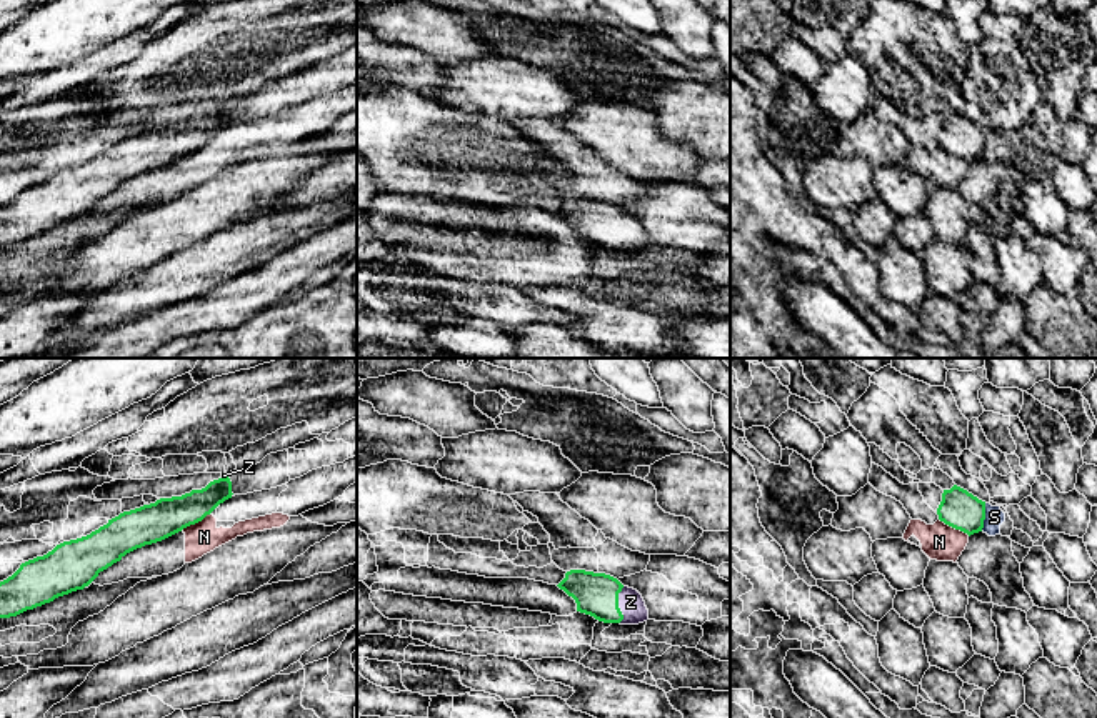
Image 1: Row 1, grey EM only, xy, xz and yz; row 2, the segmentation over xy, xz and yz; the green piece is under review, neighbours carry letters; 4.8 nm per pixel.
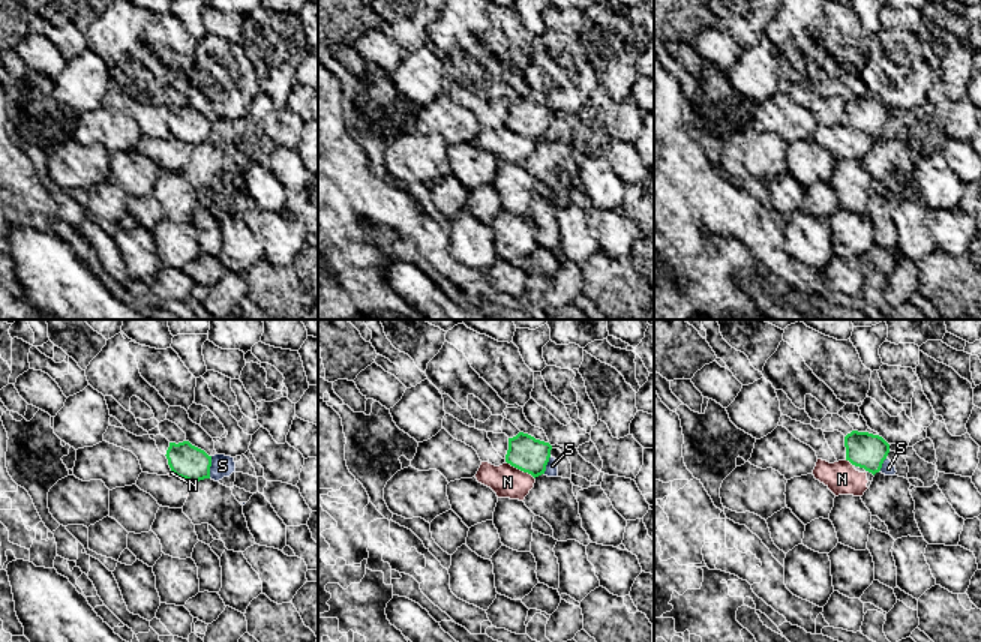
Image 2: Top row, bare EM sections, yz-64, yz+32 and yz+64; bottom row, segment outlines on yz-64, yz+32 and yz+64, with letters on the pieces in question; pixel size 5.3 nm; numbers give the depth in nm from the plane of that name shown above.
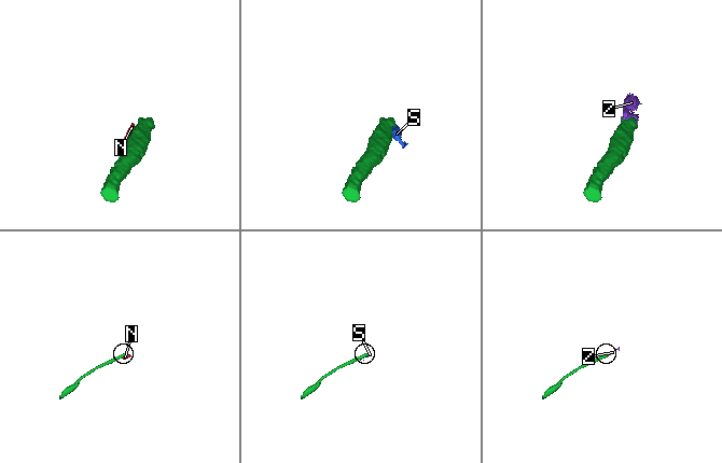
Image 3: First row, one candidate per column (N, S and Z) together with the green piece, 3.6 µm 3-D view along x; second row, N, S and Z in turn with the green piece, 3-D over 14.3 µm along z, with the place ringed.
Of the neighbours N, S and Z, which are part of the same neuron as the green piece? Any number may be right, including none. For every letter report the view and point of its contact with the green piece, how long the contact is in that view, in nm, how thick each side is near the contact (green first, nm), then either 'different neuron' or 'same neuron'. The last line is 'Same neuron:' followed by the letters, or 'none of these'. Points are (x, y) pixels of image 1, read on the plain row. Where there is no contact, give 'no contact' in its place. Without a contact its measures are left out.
N: yz (954, 154) | 170 nm | 190/180 nm | different neuron
S: yz (984, 144) | 140 nm | 190/100 nm | different neuron
Z: xz (617, 232) | 180 nm | 200/120 nm | same neuron
Same neuron: Z

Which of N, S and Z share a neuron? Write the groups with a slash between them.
N S / Z

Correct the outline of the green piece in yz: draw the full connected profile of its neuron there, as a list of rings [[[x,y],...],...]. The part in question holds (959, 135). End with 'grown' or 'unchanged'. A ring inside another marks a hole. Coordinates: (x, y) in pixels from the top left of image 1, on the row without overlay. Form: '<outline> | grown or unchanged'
[[[954,112],[950,117],[944,117],[937,142],[945,152],[970,163],[984,155],[985,128]]] | unchanged

